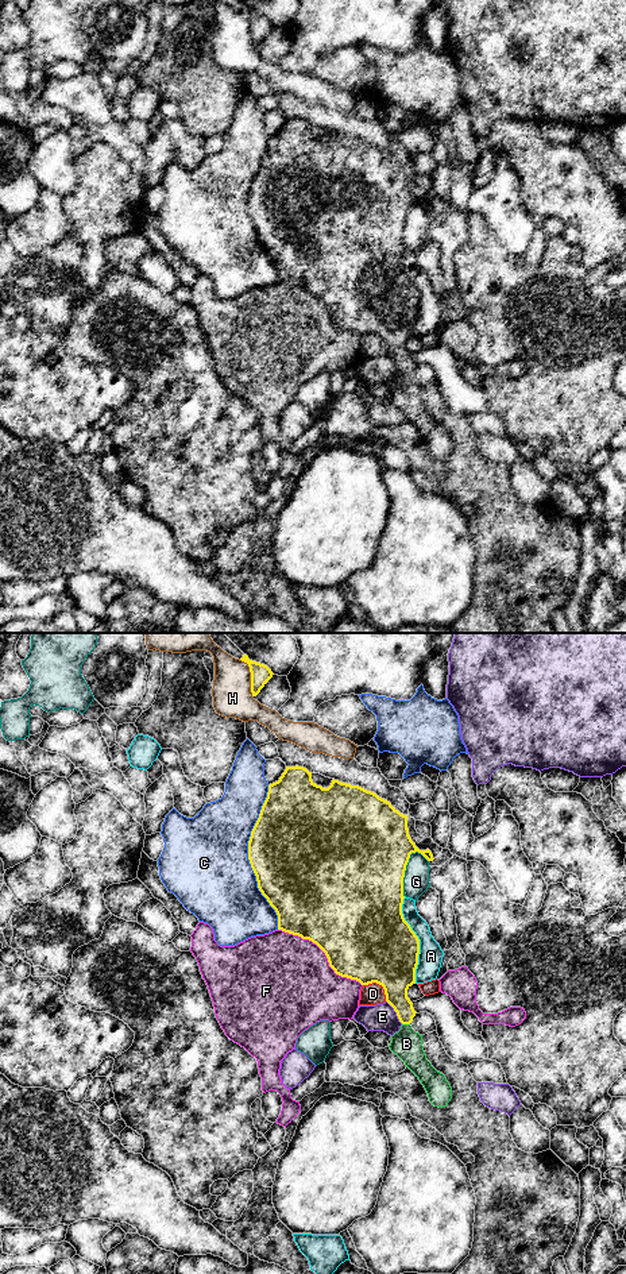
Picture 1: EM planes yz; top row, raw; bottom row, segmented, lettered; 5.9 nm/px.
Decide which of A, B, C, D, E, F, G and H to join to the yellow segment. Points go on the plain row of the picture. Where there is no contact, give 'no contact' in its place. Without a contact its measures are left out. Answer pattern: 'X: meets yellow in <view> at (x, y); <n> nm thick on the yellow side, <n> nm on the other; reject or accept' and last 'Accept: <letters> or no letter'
A: meets yellow in yz at (418, 292); 440 nm thick on the yellow side, 140 nm on the other; reject
B: meets yellow in yz at (406, 375); 160 nm thick on the yellow side, 180 nm on the other; accept
C: meets yellow in yz at (248, 209); 500 nm thick on the yellow side, 500 nm on the other; reject
D: meets yellow in yz at (379, 336); 460 nm thick on the yellow side, 130 nm on the other; reject
E: meets yellow in yz at (395, 363); 240 nm thick on the yellow side, 160 nm on the other; reject
F: meets yellow in yz at (324, 304); 500 nm thick on the yellow side, 480 nm on the other; reject
G: meets yellow in yz at (404, 224); 500 nm thick on the yellow side, 160 nm on the other; reject
H: meets yellow in yz at (251, 30); 120 nm thick on the yellow side, 240 nm on the other; reject
Accept: B

